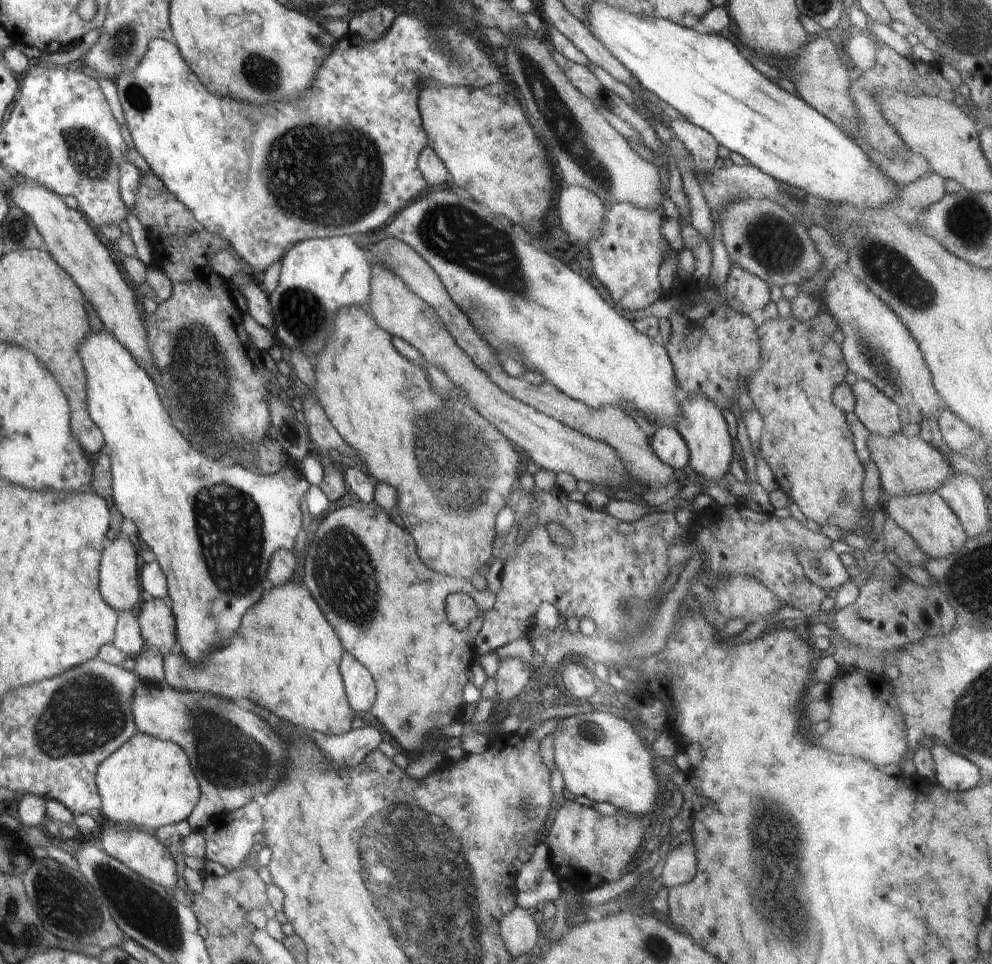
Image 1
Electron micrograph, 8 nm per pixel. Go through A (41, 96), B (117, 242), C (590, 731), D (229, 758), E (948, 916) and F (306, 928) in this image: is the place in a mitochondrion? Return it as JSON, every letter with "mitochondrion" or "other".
{"A":"other","B":"other","C":"mitochondrion","D":"mitochondrion","E":"other","F":"other"}

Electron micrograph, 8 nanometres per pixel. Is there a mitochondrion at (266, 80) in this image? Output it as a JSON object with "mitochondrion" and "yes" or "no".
{"mitochondrion":"yes"}

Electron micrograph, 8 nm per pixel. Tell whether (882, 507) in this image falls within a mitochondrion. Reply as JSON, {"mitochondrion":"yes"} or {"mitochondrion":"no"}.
{"mitochondrion":"no"}

